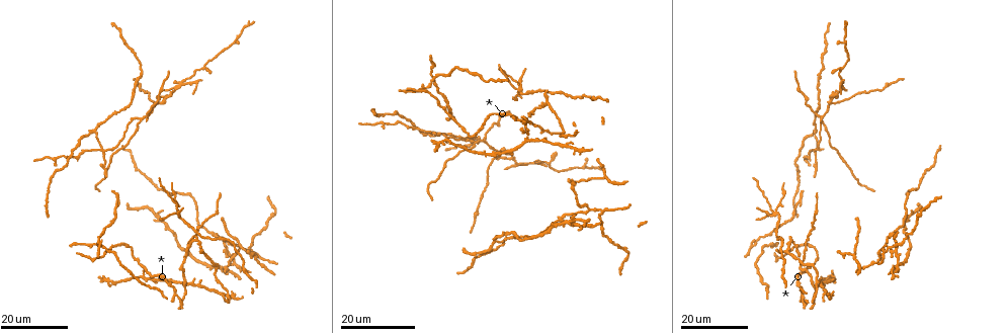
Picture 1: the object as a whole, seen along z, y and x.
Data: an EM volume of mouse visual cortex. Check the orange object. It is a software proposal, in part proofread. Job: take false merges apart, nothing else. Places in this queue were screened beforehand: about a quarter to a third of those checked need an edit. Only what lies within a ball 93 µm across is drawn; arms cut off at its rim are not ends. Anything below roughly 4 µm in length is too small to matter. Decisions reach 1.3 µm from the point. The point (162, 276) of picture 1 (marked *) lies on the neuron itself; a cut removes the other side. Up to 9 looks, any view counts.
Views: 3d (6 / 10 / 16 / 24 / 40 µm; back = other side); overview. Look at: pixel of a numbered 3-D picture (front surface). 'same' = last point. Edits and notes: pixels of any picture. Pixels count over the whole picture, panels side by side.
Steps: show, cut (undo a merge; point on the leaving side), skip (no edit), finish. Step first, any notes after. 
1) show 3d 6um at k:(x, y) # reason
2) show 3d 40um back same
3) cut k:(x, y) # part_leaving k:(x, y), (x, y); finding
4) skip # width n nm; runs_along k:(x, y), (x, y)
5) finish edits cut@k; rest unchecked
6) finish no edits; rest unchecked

show 3d 16um at 1:(559, 219) # small branch off a trunk

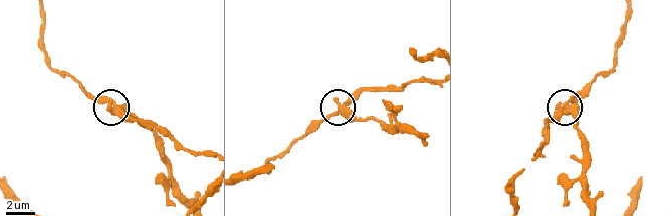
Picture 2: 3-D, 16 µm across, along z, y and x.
show 3d 10um at 2:(570, 104)

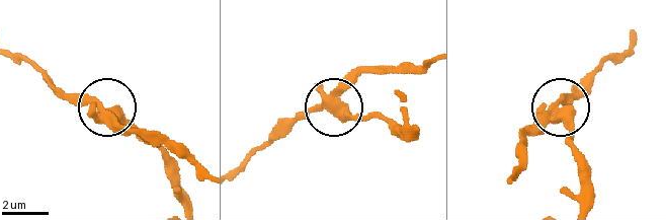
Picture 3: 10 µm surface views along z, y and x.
skip # width 380 nm; one neuron here

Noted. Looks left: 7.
show 3d 16um at 1:(774, 211) # small branch off a trunk

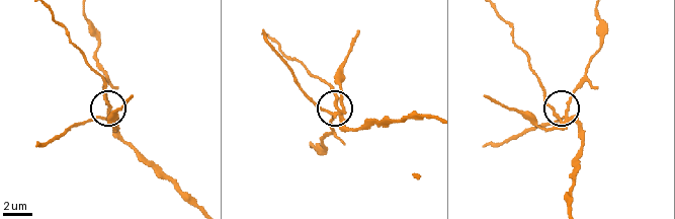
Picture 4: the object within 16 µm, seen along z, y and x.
show 3d 10um at 4:(333, 113)

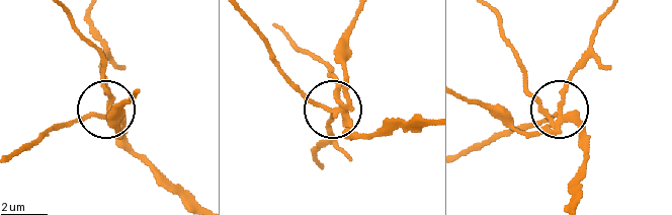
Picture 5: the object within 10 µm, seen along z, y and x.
show 3d 6um at 5:(561, 107) # closer look

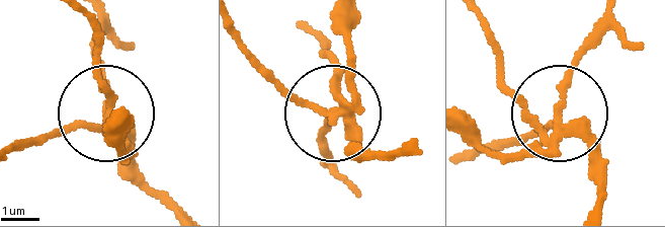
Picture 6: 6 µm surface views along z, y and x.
cut 6:(570, 82) # width 230 nm; part_leaving 6:(555, 133), (503, 74), (484, 16); a second neuron is stuck on

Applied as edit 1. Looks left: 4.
show overview

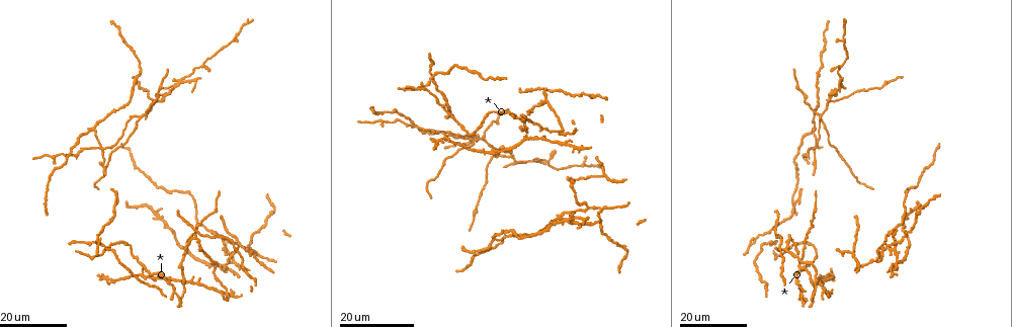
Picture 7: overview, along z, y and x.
show 3d 16um at 7:(138, 64) # sudden change in width

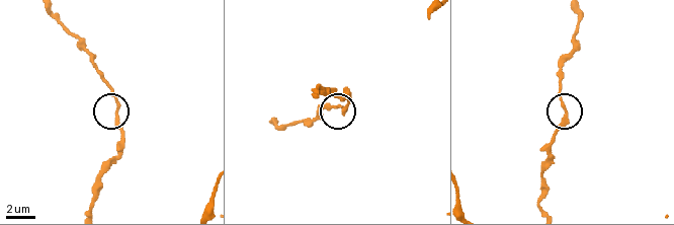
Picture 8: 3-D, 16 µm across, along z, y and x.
show 3d 10um at 8:(566, 110)

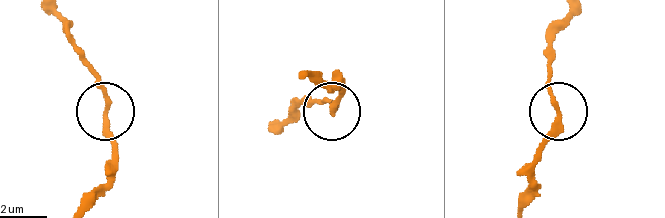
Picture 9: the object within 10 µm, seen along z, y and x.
skip # runs_along 9:(518, 206), (557, 113), (542, 51); one neuron here

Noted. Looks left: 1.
finish edits cut@6; rest unchecked

